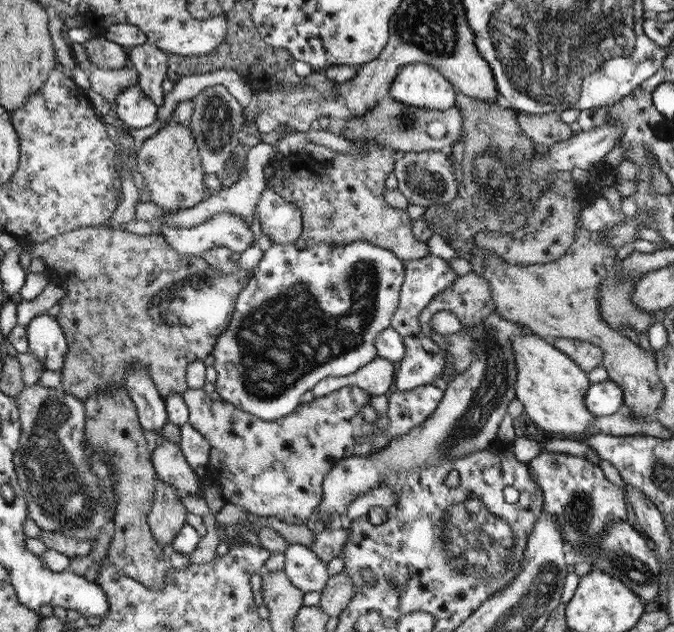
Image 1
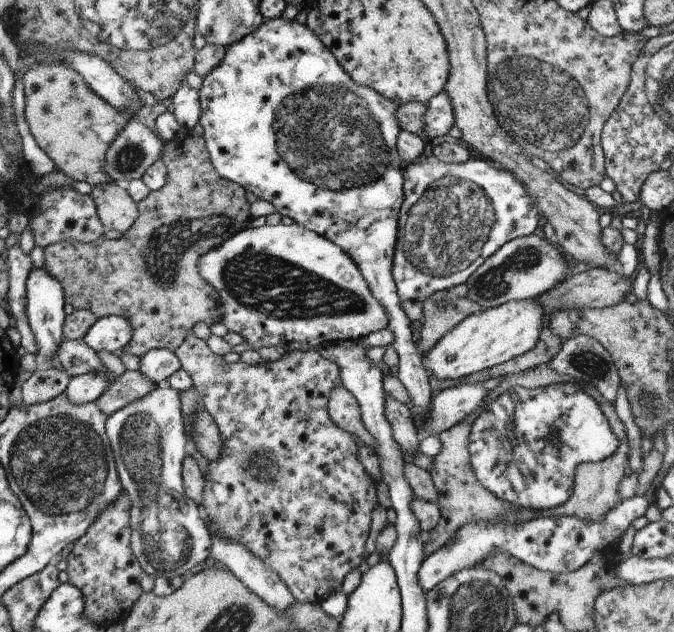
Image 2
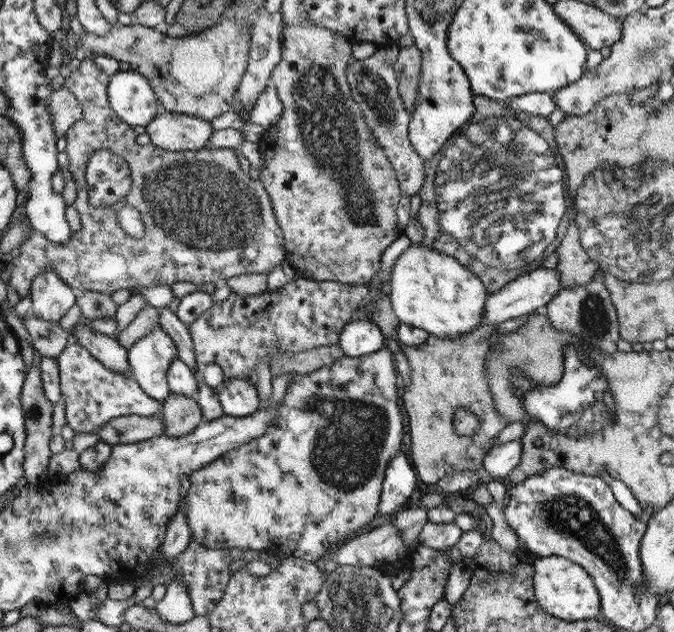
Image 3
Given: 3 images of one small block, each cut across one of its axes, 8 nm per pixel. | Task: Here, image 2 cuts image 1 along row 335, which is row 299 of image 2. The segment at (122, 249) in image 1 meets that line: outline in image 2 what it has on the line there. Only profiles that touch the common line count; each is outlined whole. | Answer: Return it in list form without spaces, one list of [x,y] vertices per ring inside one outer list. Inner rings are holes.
[[[183,131],[176,138],[169,140],[165,143],[165,159],[167,168],[166,184],[157,191],[150,191],[150,194],[140,201],[140,218],[131,226],[123,236],[118,239],[100,239],[98,242],[82,243],[78,241],[71,242],[56,242],[56,244],[48,245],[44,248],[45,265],[44,267],[50,274],[62,284],[64,288],[65,302],[72,304],[75,310],[88,309],[95,314],[97,318],[107,317],[110,315],[122,316],[122,318],[128,318],[128,322],[132,324],[132,340],[128,342],[123,348],[123,352],[130,352],[130,354],[136,354],[136,356],[143,357],[149,350],[152,349],[166,349],[171,350],[173,353],[184,342],[188,332],[192,330],[193,326],[196,326],[198,322],[205,322],[209,327],[215,322],[221,322],[222,314],[218,310],[218,294],[212,286],[208,284],[200,276],[198,272],[199,258],[203,256],[208,250],[214,250],[216,246],[220,246],[223,242],[226,242],[228,238],[232,238],[236,232],[244,230],[252,222],[250,216],[251,204],[246,199],[245,190],[239,184],[233,183],[228,179],[222,178],[217,170],[214,168],[212,161],[210,160],[207,148],[205,147],[205,140],[203,136],[195,136],[190,131]]]

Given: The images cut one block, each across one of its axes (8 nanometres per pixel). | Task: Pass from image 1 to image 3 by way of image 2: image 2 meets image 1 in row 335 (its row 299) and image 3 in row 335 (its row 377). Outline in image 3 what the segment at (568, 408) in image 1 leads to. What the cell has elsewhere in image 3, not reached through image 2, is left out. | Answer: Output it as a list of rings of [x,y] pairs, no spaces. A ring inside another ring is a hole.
[[[421,241],[398,256],[390,281],[391,308],[400,323],[422,328],[429,335],[458,340],[481,329],[487,290],[475,271],[468,270],[452,255],[428,248]]]

